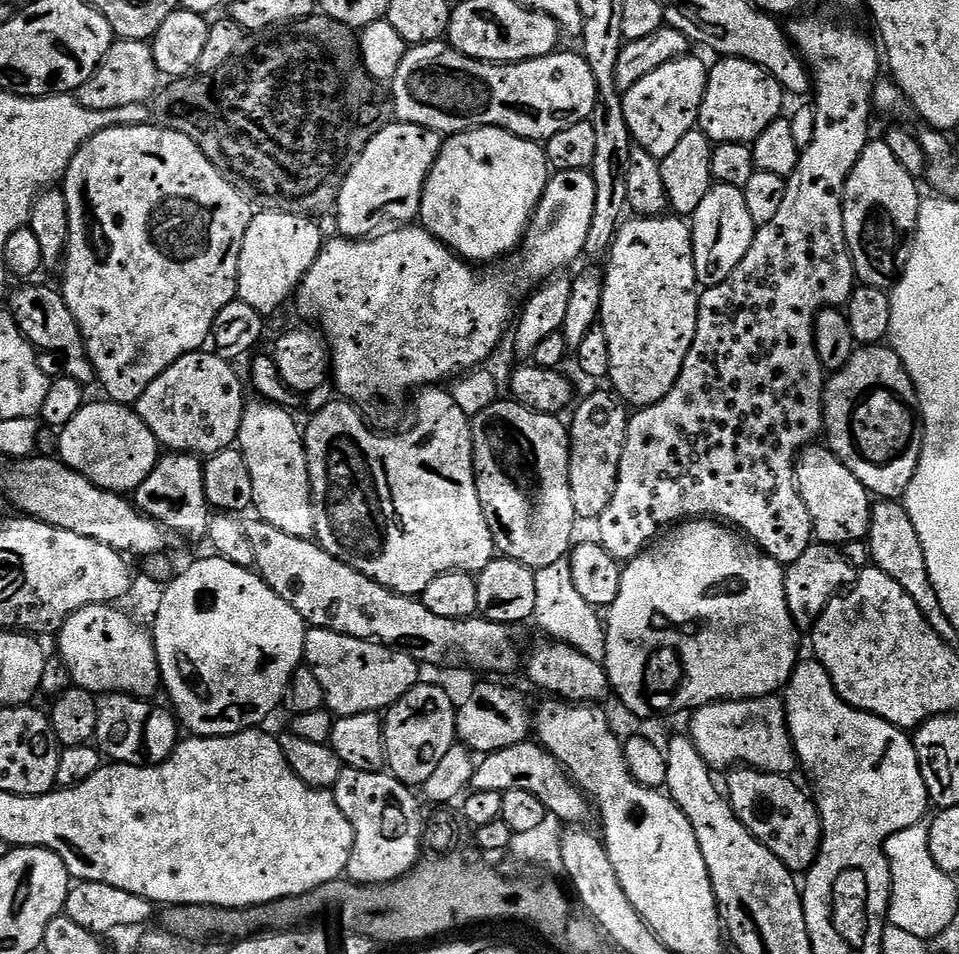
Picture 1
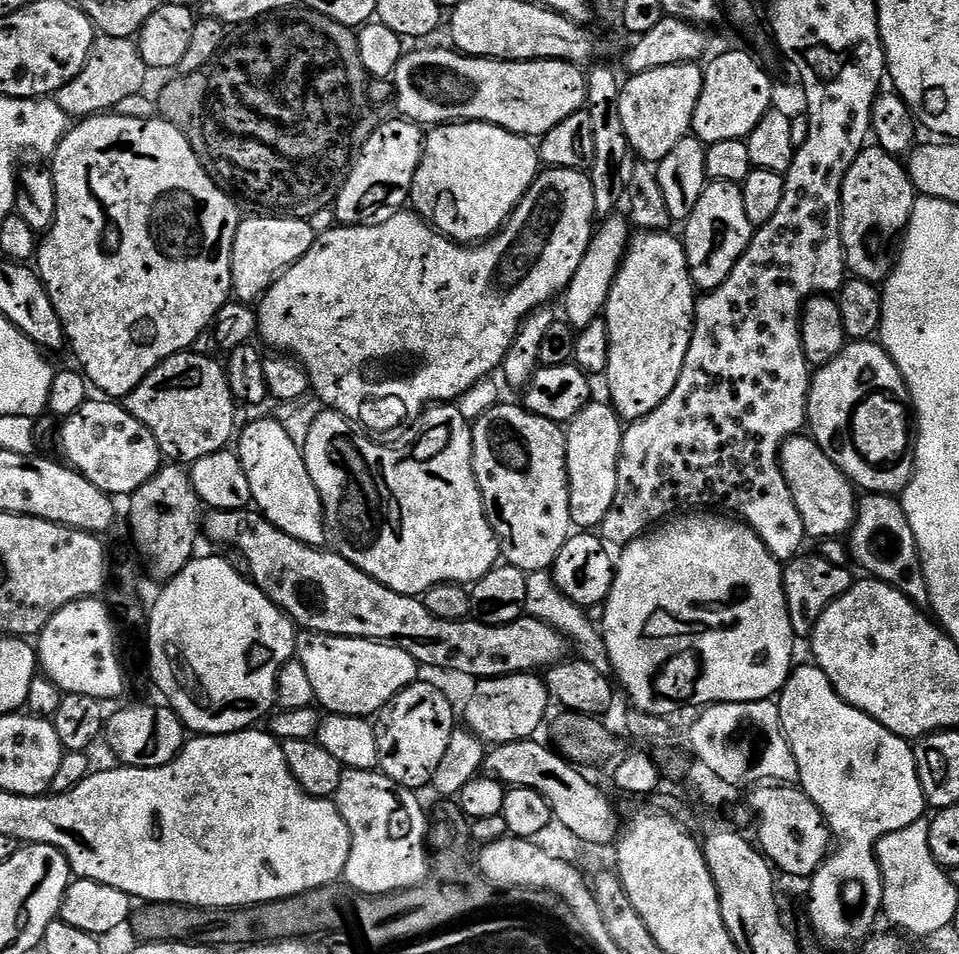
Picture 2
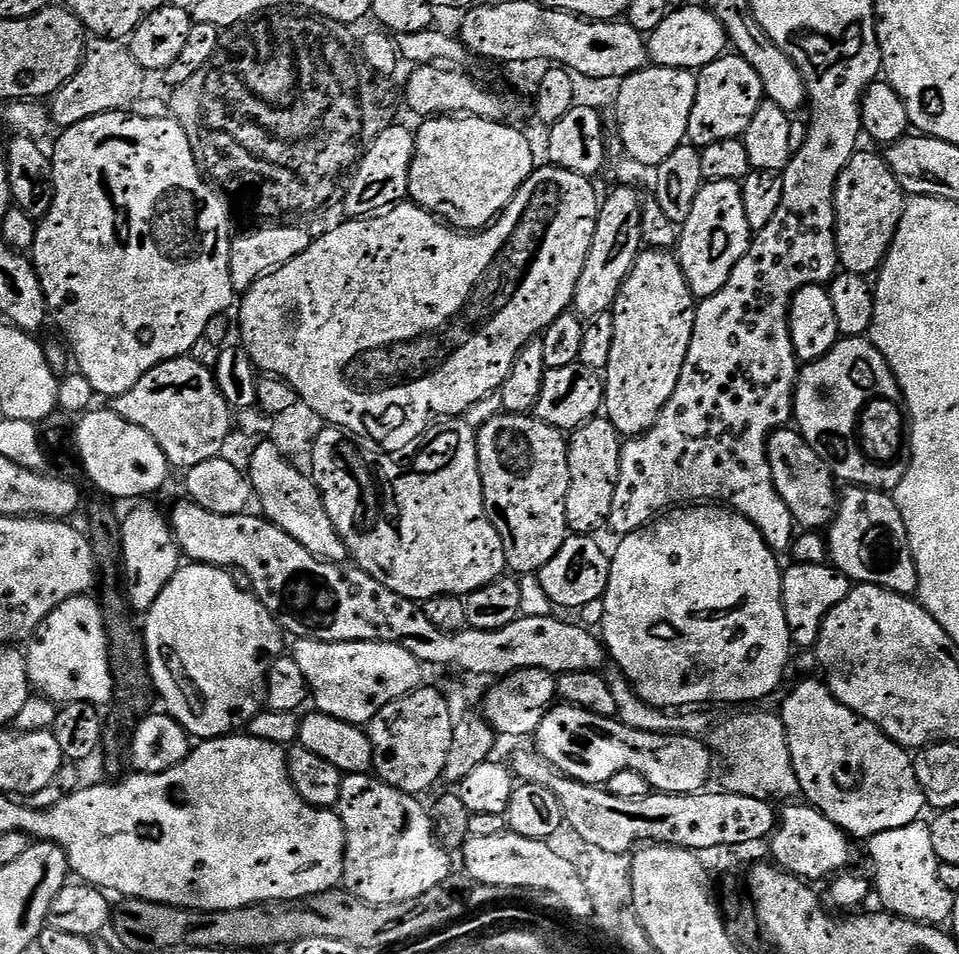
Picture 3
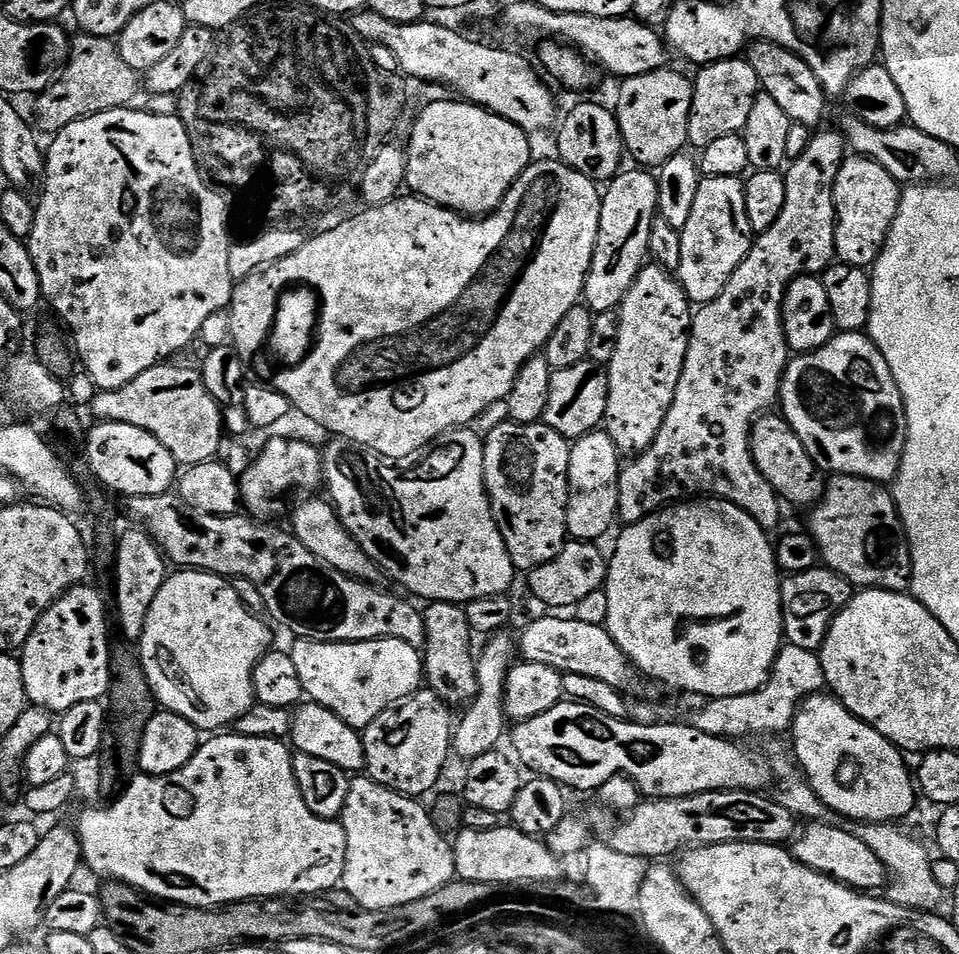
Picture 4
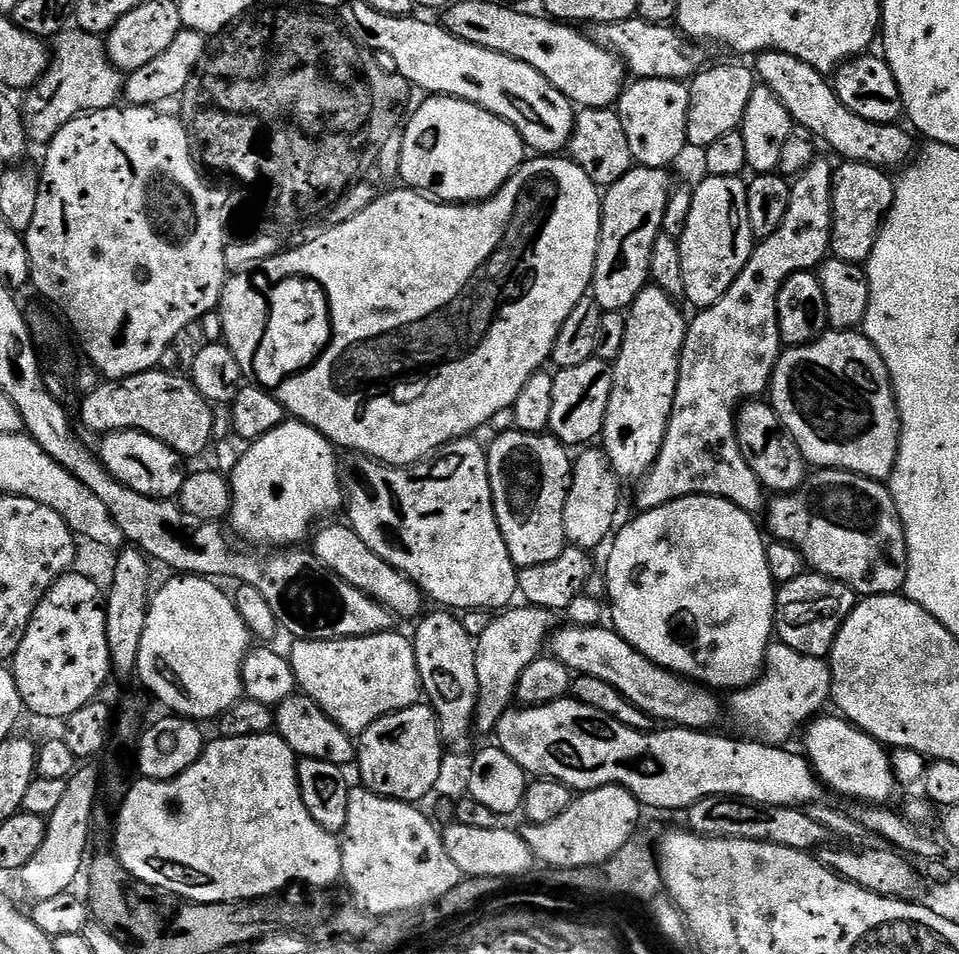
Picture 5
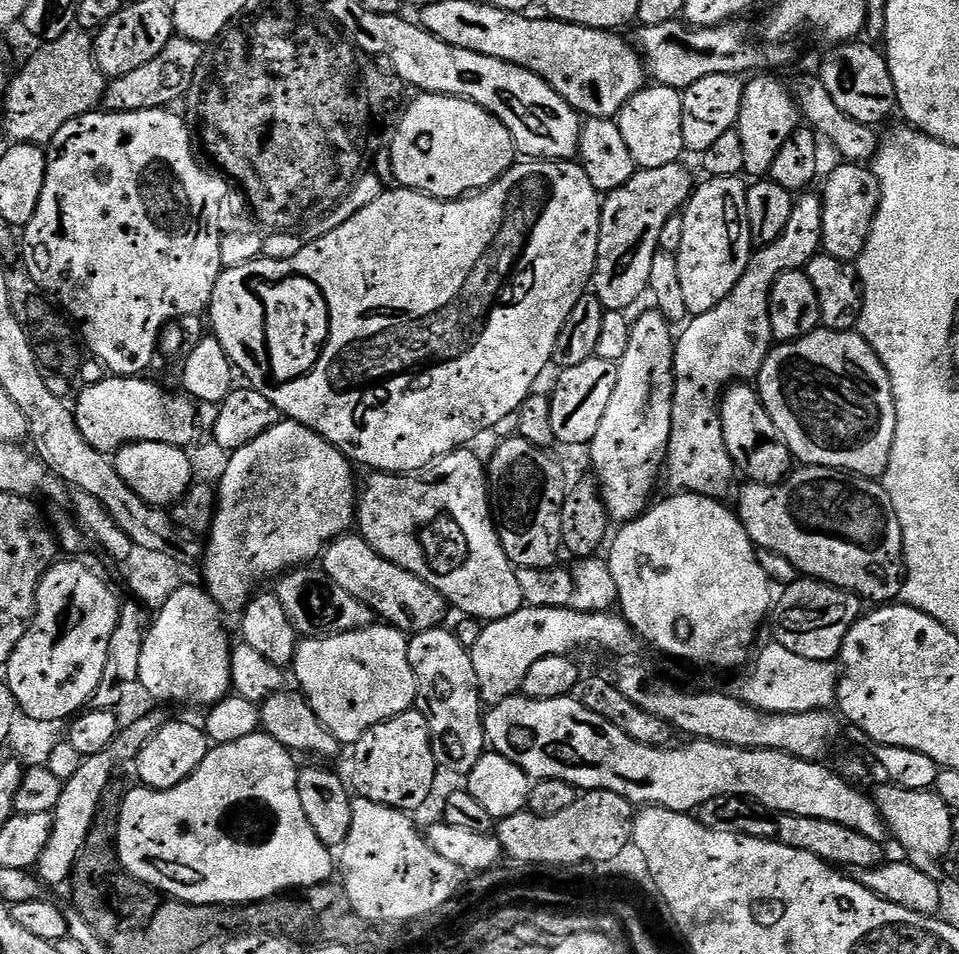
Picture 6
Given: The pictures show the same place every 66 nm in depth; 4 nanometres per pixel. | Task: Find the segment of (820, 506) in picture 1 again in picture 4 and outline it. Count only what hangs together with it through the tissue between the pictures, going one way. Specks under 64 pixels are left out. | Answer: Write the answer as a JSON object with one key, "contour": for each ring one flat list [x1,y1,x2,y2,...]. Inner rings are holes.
{"contour":[[765,414,756,421,752,427,752,457,781,501,812,506,824,495,826,484,823,479,820,481,821,469,814,458,810,458,806,446,802,446,802,438,794,434,783,415]]}

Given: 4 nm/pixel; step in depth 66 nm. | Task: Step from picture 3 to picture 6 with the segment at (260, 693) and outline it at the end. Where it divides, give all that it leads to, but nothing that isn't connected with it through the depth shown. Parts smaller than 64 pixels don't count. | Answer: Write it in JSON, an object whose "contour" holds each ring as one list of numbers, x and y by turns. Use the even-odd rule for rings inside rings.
{"contour":[[188,582,170,595,169,600,155,613,152,624,144,633,142,662,138,665,140,688,156,700,189,700,192,704,211,706,229,695,232,688,232,648,224,629,220,607,203,587,195,588]]}

